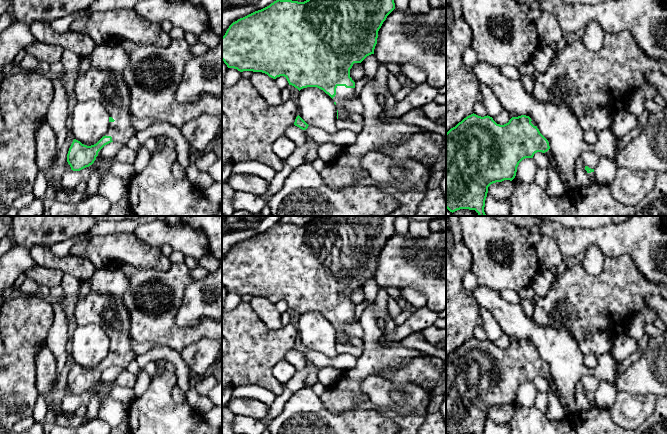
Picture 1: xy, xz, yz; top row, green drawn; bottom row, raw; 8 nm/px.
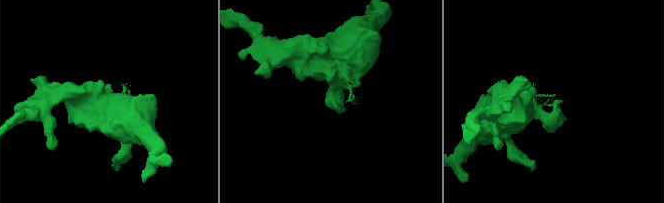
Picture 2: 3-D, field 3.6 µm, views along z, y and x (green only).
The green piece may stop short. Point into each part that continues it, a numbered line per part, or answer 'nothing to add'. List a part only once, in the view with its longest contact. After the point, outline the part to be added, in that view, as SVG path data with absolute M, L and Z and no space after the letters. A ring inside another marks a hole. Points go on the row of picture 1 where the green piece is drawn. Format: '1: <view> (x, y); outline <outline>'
1: xz (342, 93); outline M337 86L336 95L333 101L336 103L338 110L338 119L349 119L350 112L345 107L346 100L356 99L355 88L346 88L345 86Z

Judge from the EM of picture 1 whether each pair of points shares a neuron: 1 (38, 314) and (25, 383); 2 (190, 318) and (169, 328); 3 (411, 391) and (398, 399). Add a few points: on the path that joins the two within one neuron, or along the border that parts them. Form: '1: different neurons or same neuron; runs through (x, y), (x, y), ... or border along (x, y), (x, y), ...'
1: same neuron; runs through (25, 331), (25, 366)
2: different neurons; border along (181, 301), (175, 322), (181, 327), (195, 327)
3: different neurons; border along (386, 381), (398, 406), (408, 385), (422, 387)

